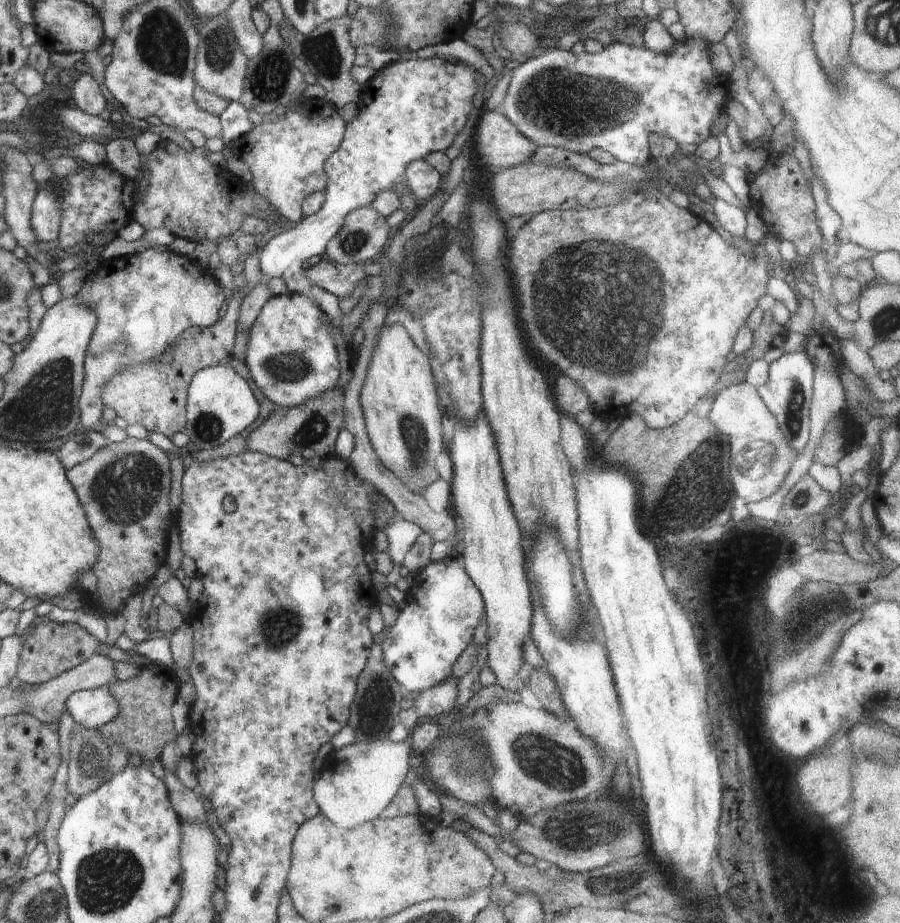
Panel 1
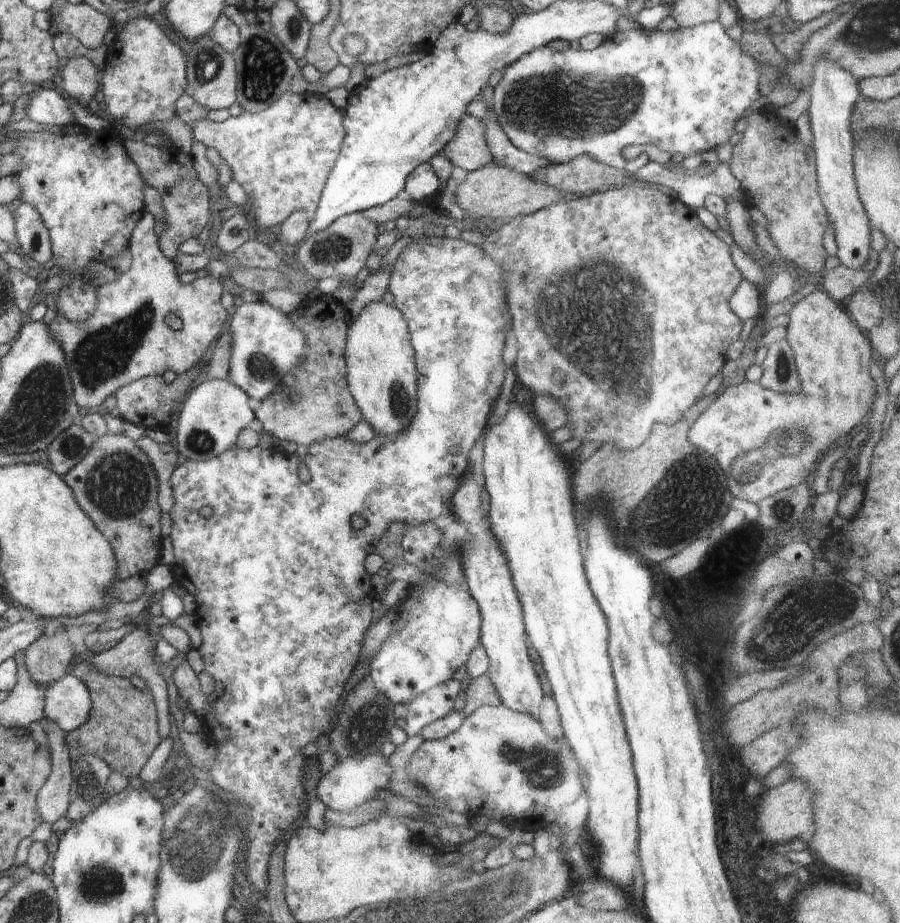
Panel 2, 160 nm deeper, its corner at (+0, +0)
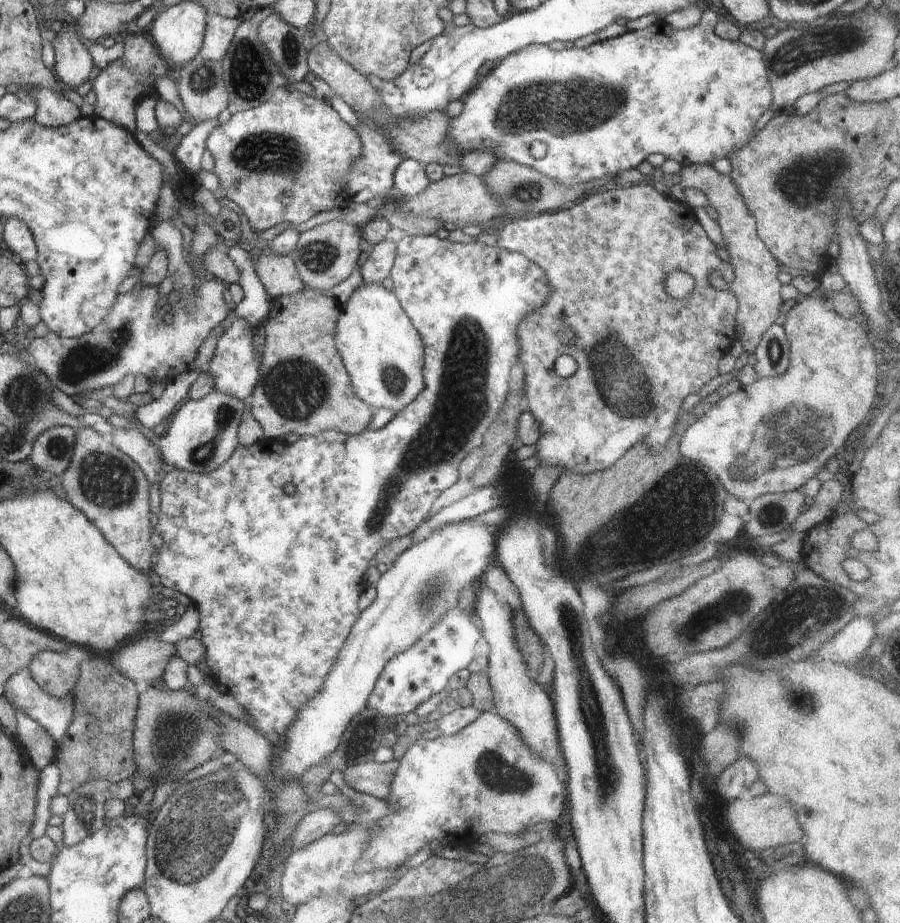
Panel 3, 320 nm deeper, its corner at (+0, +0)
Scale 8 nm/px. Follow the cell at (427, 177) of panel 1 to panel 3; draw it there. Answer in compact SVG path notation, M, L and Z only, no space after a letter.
M402 159L393 176L393 186L396 186L403 196L415 195L430 183L424 164L414 159Z

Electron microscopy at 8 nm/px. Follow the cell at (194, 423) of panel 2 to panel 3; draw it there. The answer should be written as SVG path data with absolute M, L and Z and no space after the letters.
M212 391L200 400L188 400L170 418L166 433L156 444L163 462L191 473L210 474L219 469L240 445L238 428L244 409L243 401L218 391Z

